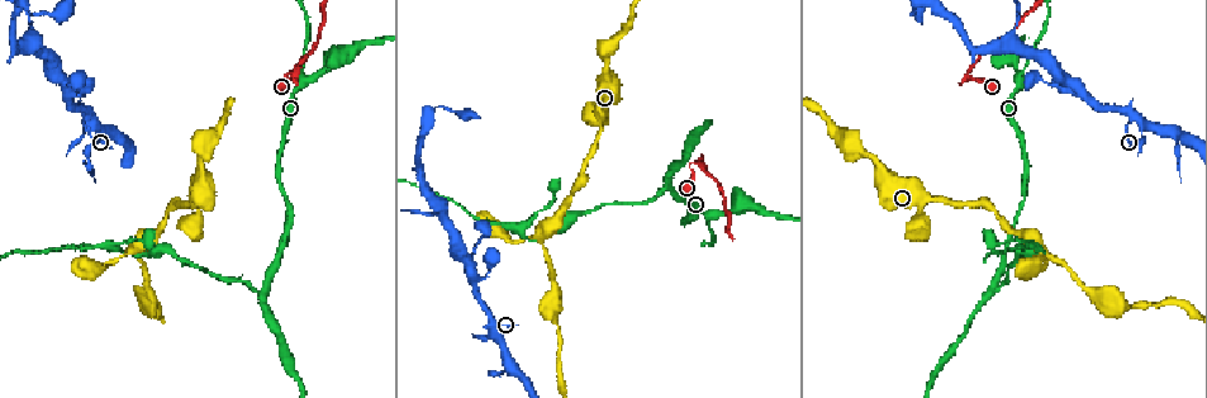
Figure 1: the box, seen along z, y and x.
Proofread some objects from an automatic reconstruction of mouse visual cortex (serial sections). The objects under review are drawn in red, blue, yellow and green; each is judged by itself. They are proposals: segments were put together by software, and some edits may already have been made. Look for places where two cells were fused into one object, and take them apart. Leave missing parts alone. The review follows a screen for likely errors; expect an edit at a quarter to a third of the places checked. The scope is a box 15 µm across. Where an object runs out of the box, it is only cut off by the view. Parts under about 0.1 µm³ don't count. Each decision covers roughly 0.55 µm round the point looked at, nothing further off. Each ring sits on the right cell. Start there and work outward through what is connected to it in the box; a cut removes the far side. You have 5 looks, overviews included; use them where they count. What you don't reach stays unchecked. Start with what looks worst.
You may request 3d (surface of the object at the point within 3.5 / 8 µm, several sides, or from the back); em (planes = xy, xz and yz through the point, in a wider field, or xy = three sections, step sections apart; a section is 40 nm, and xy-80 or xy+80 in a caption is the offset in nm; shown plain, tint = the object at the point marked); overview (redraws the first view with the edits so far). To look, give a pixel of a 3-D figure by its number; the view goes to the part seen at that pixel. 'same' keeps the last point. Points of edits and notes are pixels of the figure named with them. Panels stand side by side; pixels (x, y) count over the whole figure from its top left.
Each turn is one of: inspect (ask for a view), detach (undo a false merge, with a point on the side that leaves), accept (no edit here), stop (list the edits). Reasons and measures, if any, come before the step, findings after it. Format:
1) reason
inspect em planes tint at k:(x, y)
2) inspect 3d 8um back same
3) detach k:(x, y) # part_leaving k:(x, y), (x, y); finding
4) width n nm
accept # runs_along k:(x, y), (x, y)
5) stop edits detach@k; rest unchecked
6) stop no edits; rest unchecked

a fork
inspect 3d 3.5um at 1:(667, 186)

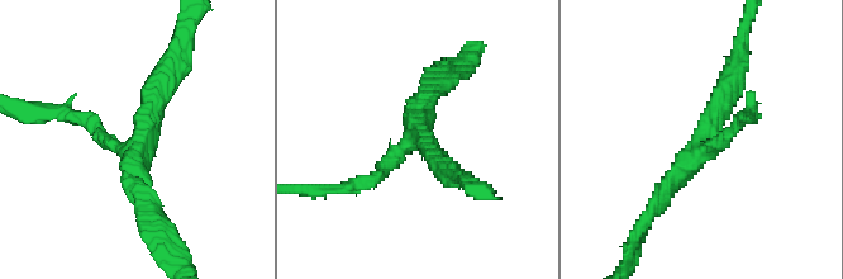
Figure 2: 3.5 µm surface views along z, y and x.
arms 3; arm_widths 200, 250, 250 nm
inspect em planes tint at 2:(417, 142)

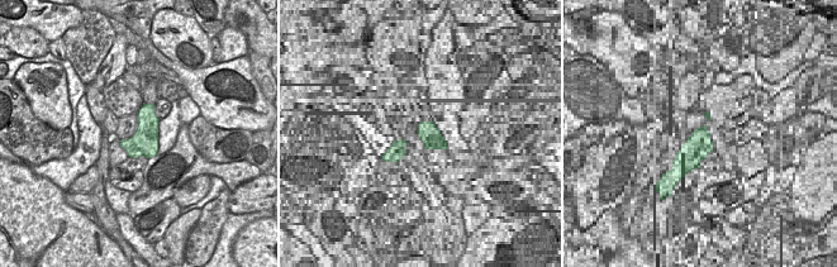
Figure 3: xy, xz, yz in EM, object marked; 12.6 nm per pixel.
inspect em xy step 3 tint same

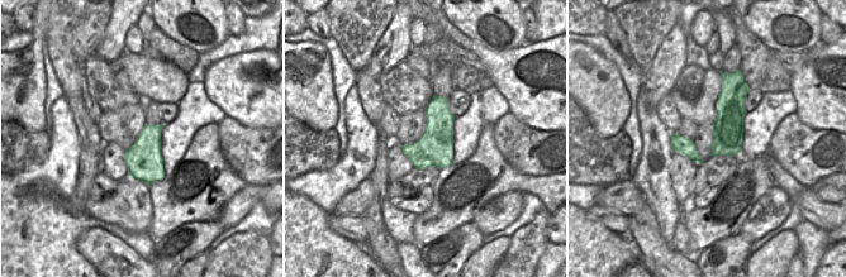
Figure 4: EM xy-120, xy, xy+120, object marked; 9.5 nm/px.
accept # runs_along 2:(161, 79), (134, 149), (76, 114); all the same cell

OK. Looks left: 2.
inspect em xy step 5 tint at 1:(1022, 79)

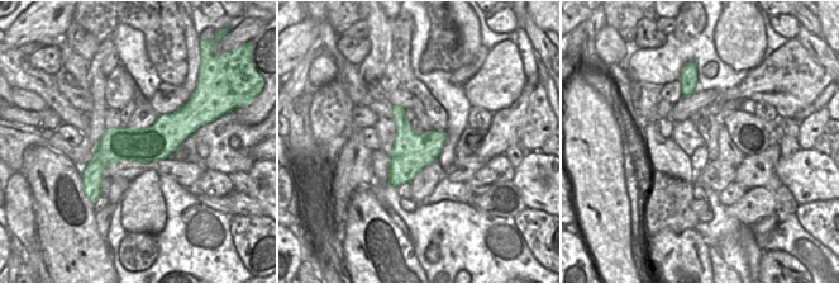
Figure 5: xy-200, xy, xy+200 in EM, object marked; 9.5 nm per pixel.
wider look
inspect 3d 3.5um same

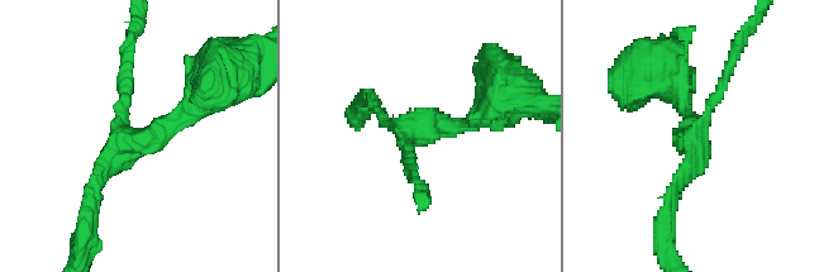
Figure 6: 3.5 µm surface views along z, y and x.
width 380 nm
accept # runs_along 6:(87, 206), (118, 156), (196, 98); one cell here

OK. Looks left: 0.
stop no edits; rest unchecked

